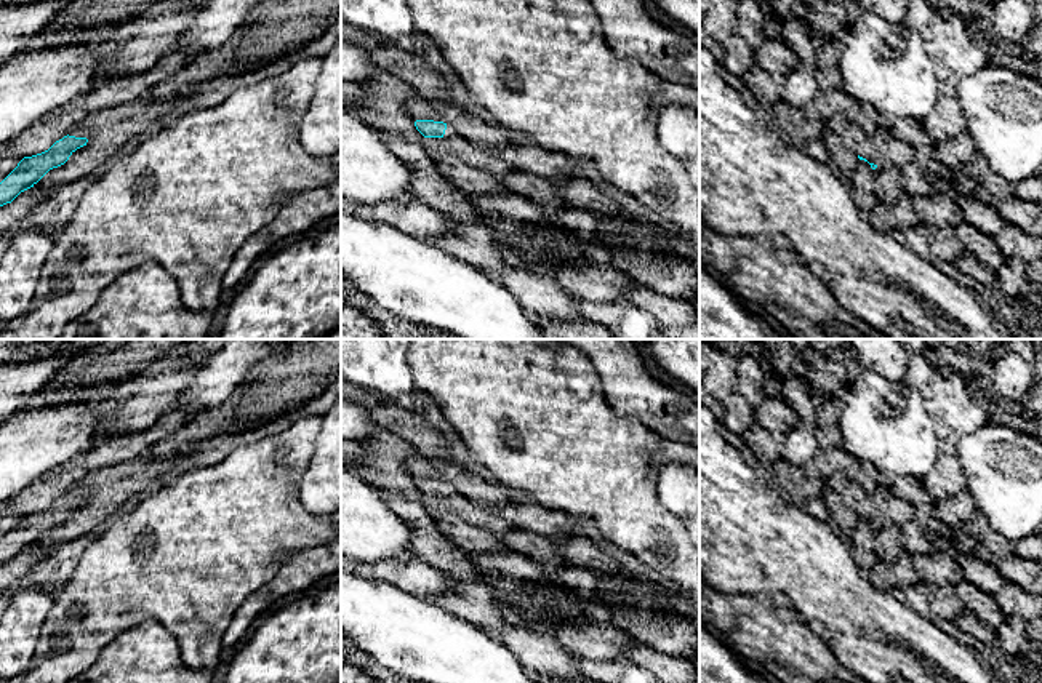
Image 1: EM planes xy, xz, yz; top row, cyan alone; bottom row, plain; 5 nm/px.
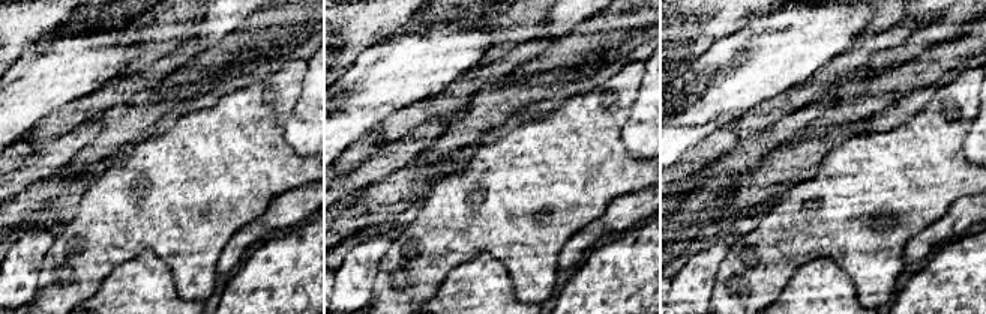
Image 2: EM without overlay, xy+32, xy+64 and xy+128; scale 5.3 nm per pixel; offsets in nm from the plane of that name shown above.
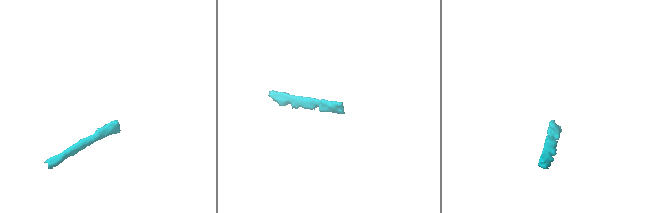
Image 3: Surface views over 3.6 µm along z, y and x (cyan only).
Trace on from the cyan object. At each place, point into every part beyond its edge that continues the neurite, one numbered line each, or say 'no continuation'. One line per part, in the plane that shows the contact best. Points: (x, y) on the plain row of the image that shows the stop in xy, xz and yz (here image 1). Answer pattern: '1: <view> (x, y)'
1: xz (452, 501)

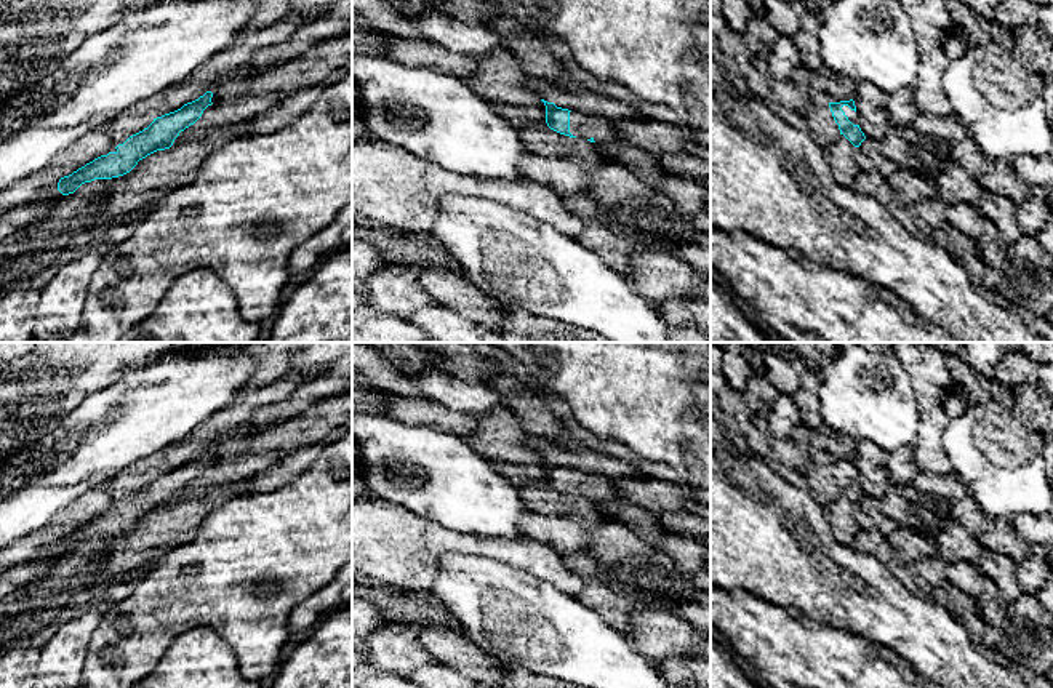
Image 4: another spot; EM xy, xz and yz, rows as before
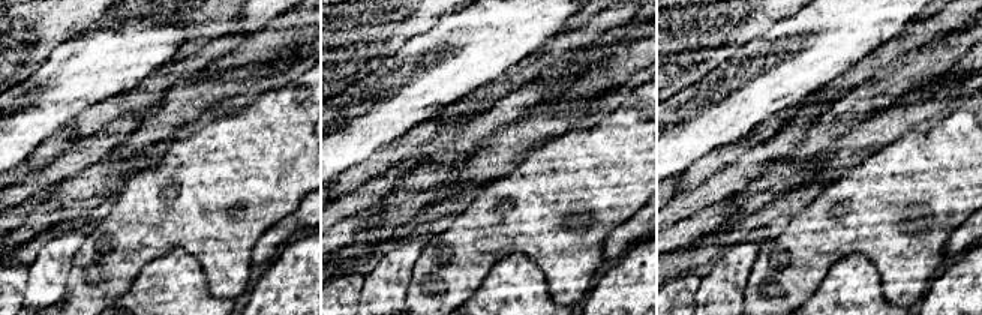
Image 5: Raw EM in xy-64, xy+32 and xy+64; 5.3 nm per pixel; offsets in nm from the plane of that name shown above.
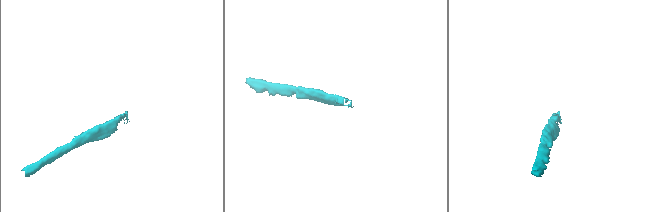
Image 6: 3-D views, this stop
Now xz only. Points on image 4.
1: xz (586, 485)

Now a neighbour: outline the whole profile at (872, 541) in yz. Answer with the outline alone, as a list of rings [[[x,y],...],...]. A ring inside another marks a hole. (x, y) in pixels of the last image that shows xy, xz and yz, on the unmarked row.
[[[877,526],[872,530],[859,530],[851,542],[851,547],[875,557],[882,563],[888,563],[893,558],[893,549]]]

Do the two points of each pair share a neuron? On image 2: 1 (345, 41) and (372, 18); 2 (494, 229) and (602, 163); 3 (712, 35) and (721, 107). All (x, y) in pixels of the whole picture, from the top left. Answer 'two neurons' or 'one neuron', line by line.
1: one neuron
2: one neuron
3: two neurons

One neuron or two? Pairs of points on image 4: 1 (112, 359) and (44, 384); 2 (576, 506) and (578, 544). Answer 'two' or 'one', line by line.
1: one
2: two

